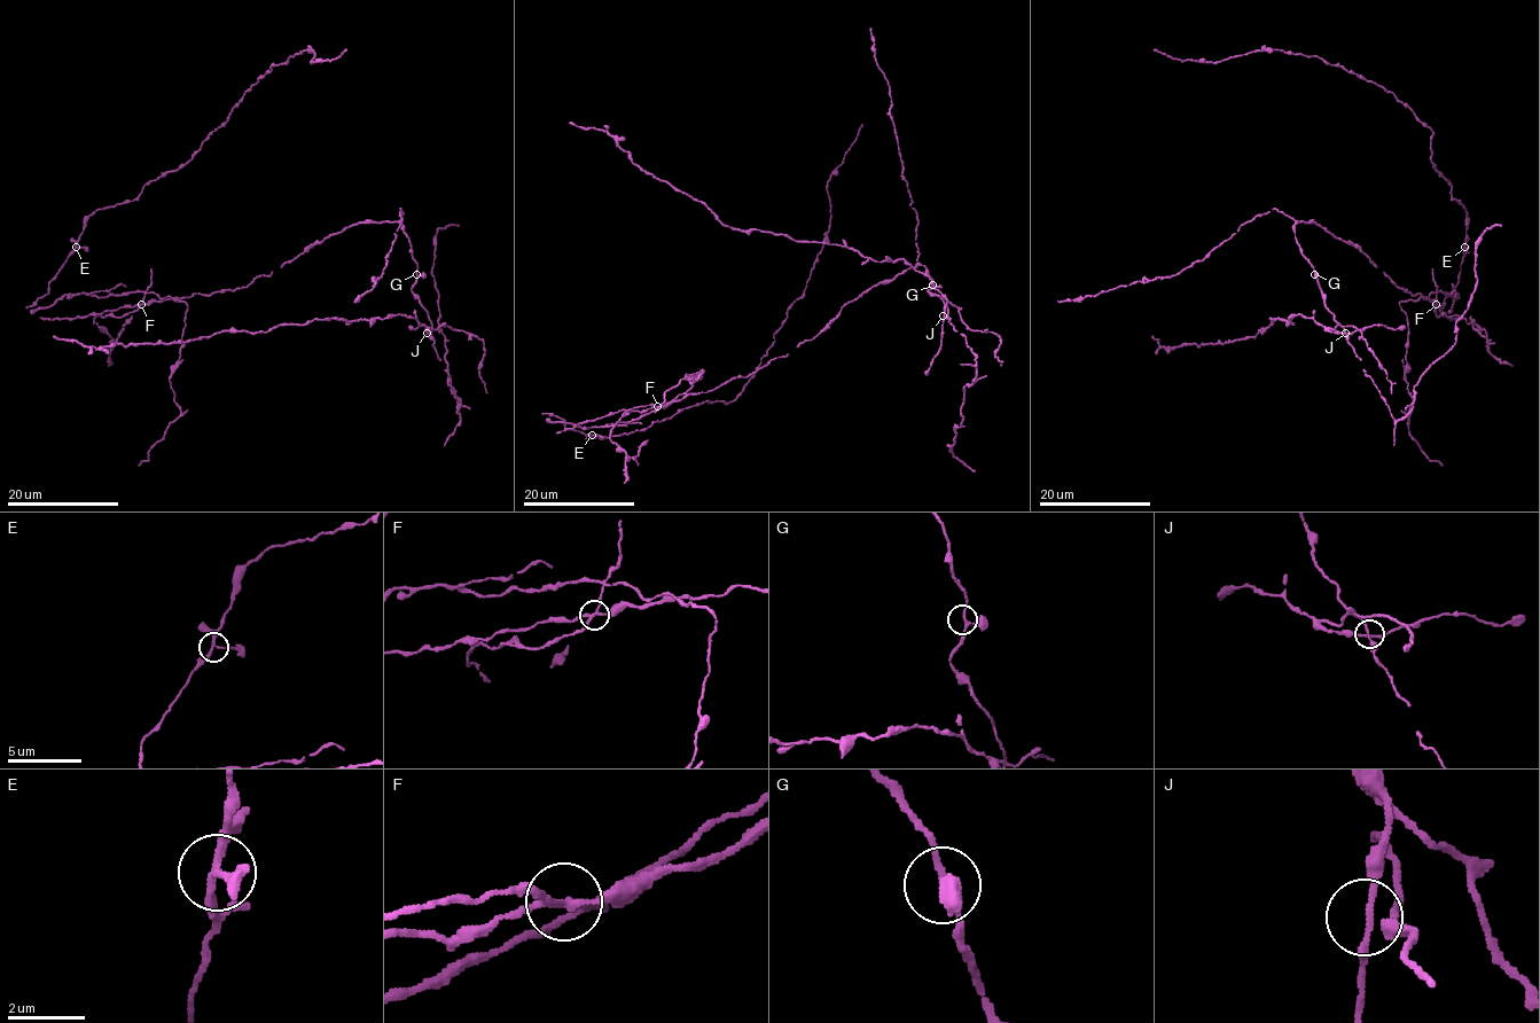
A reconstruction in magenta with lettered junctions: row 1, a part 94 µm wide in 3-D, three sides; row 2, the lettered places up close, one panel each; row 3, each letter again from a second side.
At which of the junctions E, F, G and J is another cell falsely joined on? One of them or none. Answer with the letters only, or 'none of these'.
F

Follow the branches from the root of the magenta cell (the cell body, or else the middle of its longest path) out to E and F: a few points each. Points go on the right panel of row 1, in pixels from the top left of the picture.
E: (1409, 293), (1424, 297), (1456, 294), (1451, 310), (1444, 301), (1458, 283), (1464, 247)
F: (1409, 293), (1420, 294), (1437, 304)

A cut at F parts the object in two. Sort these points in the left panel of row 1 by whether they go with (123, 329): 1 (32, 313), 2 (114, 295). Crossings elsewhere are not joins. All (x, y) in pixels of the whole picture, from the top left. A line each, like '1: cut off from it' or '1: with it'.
1: with it
2: with it

